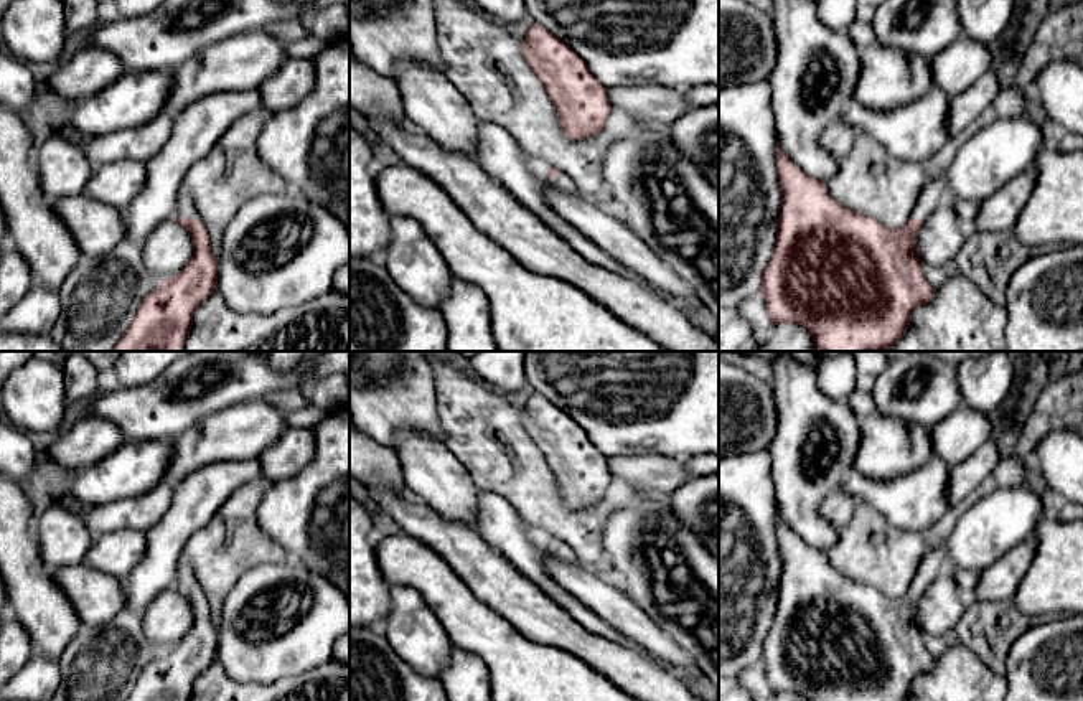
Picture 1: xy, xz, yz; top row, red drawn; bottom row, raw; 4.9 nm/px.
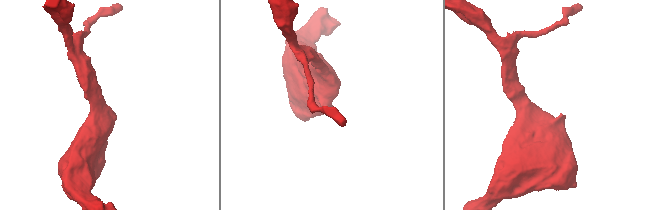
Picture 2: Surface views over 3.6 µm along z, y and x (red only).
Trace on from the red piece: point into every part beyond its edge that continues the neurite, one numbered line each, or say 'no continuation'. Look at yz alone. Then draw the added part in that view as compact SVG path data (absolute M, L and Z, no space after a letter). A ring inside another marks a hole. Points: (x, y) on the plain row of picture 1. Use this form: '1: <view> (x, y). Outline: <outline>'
1: yz (935, 561). Outline: M946 544L936 546L933 551L921 558L917 574L912 581L912 586L915 589L925 590L946 567L946 564L948 564Z

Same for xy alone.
1: xy (185, 573). Outline: M181 558L180 562L178 562L178 579L176 579L176 582L181 587L190 587L190 589L199 587L201 589L199 581L195 577L193 569L185 558Z

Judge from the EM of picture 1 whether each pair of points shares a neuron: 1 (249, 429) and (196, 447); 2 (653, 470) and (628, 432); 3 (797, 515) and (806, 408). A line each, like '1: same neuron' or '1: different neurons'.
1: same neuron
2: different neurons
3: same neuron

